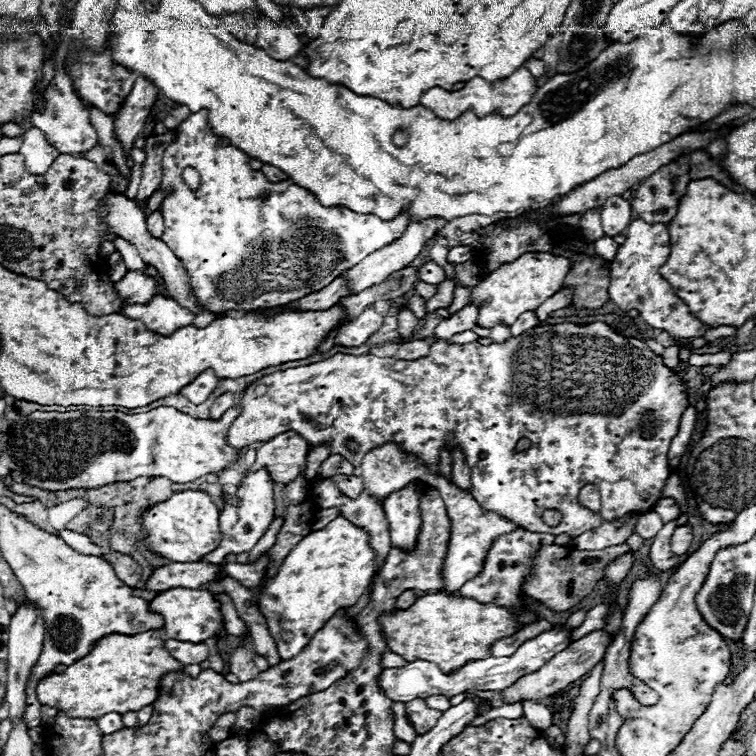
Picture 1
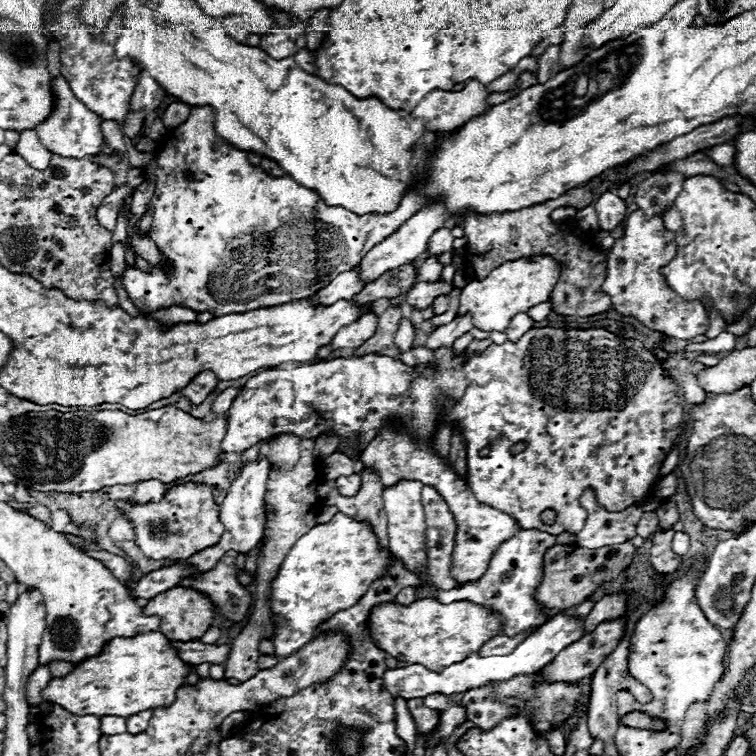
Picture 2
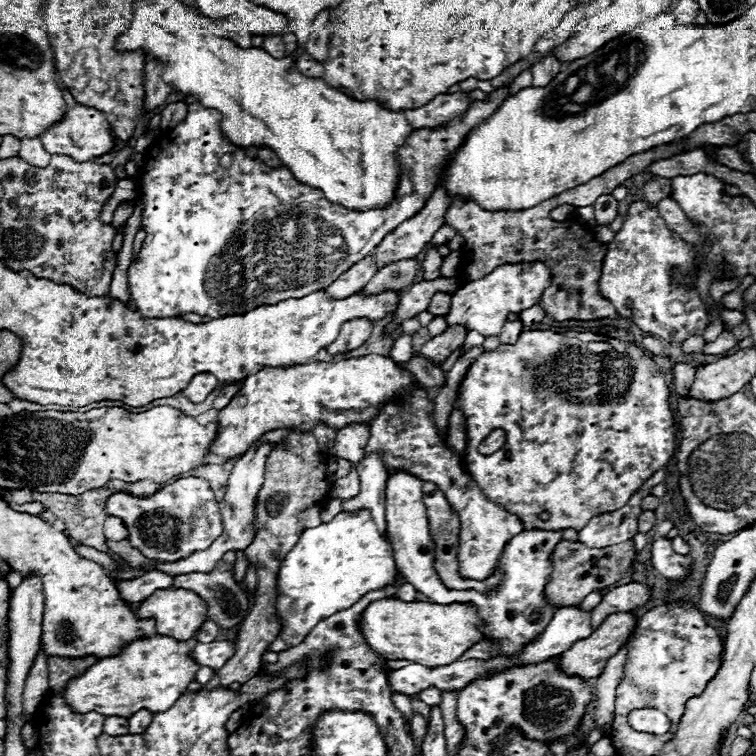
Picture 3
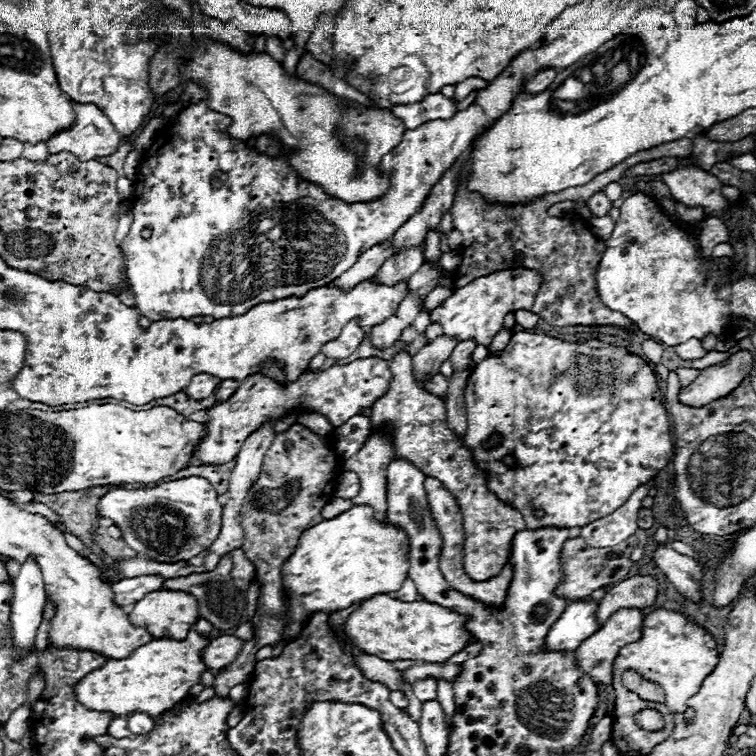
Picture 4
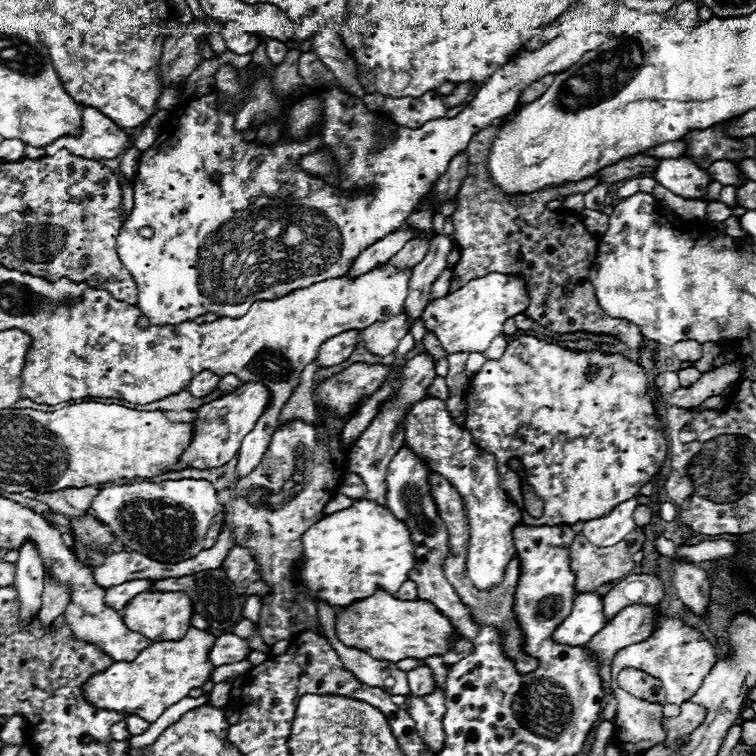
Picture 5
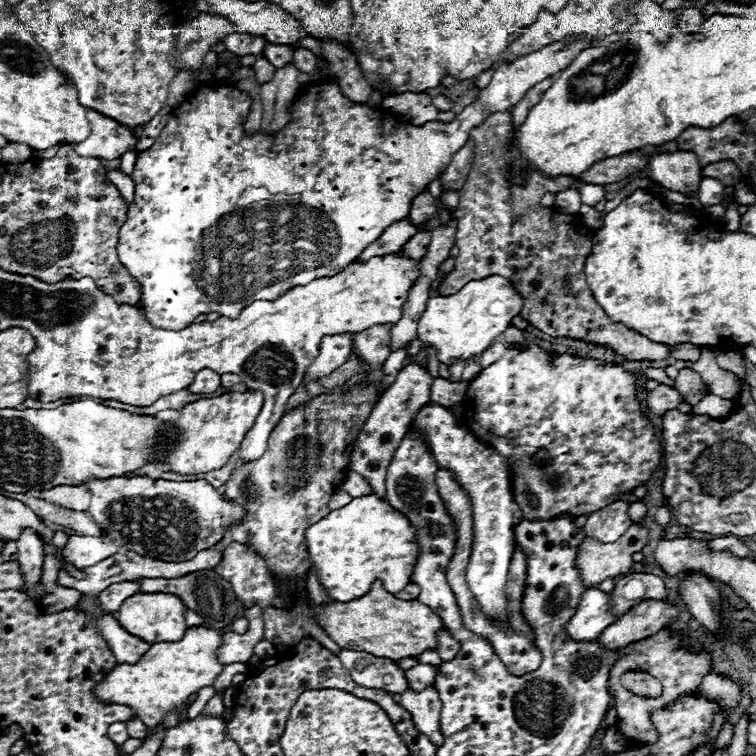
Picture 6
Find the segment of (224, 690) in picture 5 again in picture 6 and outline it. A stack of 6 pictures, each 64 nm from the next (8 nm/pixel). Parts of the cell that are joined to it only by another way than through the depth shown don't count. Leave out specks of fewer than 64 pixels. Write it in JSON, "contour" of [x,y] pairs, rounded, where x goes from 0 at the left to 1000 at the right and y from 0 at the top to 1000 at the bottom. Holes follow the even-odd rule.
{"contour":[[[286,915],[286,918],[283,918],[283,921],[275,926],[275,931],[272,931],[270,942],[283,944],[283,947],[296,947],[296,944],[299,944],[299,937],[296,937],[294,921],[296,921],[296,915]]]}

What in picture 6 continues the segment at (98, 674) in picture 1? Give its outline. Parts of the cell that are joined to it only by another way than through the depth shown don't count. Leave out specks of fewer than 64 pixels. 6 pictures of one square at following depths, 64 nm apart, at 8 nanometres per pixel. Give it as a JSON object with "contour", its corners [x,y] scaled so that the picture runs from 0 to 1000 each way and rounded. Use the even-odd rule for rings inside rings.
{"contour":[[[270,828],[249,831],[238,849],[209,849],[180,878],[156,878],[151,886],[124,907],[124,918],[138,931],[164,931],[180,939],[180,947],[196,960],[212,958],[217,944],[243,931],[251,918],[270,907],[283,905],[283,897],[294,889],[294,878],[286,873],[286,860],[294,852],[294,841],[286,833]]]}

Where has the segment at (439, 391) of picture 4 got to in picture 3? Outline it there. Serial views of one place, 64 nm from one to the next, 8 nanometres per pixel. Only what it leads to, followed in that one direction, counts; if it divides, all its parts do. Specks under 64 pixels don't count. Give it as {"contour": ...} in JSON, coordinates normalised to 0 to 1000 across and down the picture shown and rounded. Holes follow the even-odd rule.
{"contour":[[[548,468],[540,479],[537,487],[553,500],[553,505],[563,513],[563,516],[574,516],[579,511],[587,511],[587,492],[582,484],[571,481],[566,474],[561,474],[558,468]]]}

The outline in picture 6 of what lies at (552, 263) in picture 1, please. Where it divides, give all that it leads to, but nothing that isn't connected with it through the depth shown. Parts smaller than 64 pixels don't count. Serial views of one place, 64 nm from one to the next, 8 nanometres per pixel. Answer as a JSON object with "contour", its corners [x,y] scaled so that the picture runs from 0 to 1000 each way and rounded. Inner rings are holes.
{"contour":[[[646,365],[619,373],[598,392],[571,392],[563,399],[563,410],[553,426],[553,447],[561,455],[579,460],[579,474],[595,481],[601,474],[622,474],[638,468],[675,429],[680,418],[690,413],[693,394],[683,378],[664,365]]]}

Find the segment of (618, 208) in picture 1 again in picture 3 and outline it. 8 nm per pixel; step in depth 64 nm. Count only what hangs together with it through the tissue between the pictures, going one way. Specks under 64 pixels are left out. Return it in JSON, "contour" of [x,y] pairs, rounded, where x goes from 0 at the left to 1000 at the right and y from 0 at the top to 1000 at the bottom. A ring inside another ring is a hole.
{"contour":[[[796,257],[786,267],[788,296],[807,296],[817,286],[817,265],[810,257]]]}

